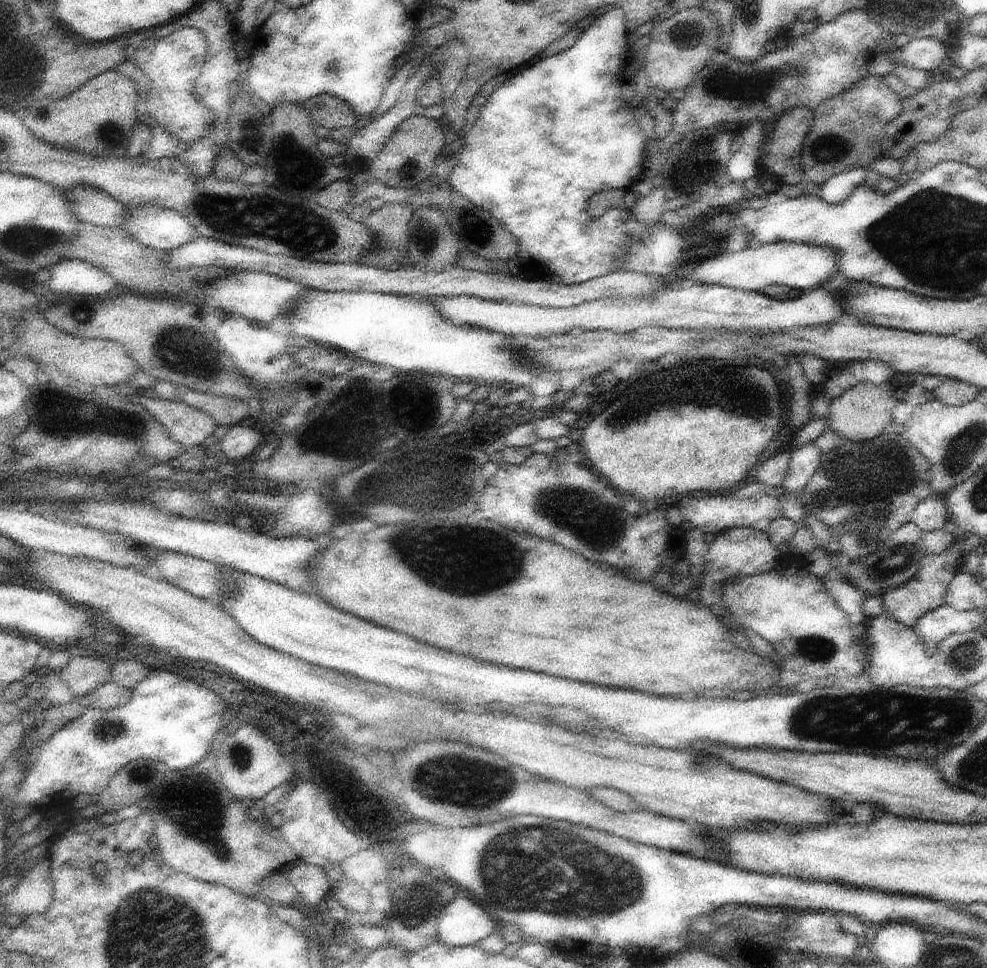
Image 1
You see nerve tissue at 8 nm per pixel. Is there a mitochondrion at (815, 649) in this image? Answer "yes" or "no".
yes

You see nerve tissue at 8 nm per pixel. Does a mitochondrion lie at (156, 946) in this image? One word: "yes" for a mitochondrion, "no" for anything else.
yes

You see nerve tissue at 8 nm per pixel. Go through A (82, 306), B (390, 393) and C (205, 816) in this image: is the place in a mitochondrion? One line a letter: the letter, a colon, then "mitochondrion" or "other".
A: other
B: other
C: mitochondrion

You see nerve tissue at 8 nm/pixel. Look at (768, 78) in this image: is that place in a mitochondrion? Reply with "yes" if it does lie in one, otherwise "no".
yes

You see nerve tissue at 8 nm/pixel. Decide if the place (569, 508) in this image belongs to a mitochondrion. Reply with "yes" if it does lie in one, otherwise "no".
yes

